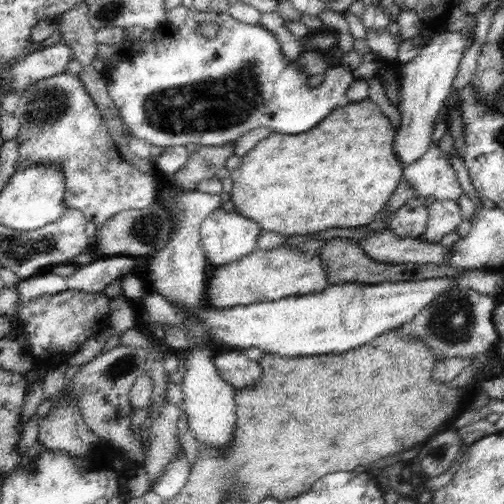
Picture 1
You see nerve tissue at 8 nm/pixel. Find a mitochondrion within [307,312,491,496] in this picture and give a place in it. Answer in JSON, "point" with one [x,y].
{"point":[437,452]}

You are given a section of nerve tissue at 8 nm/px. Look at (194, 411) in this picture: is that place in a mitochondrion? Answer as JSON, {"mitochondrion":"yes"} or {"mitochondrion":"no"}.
{"mitochondrion":"no"}

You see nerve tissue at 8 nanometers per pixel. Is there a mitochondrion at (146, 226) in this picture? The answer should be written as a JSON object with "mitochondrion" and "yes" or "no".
{"mitochondrion":"yes"}

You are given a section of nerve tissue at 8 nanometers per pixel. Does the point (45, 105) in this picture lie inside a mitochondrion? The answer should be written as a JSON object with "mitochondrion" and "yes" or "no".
{"mitochondrion":"yes"}

